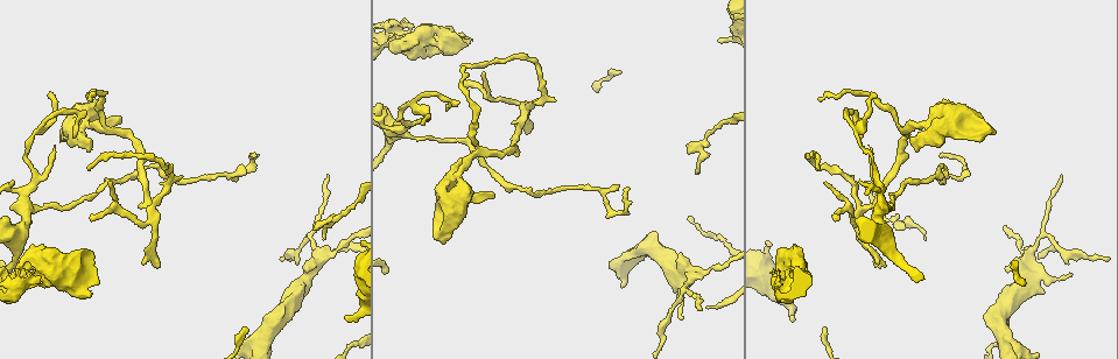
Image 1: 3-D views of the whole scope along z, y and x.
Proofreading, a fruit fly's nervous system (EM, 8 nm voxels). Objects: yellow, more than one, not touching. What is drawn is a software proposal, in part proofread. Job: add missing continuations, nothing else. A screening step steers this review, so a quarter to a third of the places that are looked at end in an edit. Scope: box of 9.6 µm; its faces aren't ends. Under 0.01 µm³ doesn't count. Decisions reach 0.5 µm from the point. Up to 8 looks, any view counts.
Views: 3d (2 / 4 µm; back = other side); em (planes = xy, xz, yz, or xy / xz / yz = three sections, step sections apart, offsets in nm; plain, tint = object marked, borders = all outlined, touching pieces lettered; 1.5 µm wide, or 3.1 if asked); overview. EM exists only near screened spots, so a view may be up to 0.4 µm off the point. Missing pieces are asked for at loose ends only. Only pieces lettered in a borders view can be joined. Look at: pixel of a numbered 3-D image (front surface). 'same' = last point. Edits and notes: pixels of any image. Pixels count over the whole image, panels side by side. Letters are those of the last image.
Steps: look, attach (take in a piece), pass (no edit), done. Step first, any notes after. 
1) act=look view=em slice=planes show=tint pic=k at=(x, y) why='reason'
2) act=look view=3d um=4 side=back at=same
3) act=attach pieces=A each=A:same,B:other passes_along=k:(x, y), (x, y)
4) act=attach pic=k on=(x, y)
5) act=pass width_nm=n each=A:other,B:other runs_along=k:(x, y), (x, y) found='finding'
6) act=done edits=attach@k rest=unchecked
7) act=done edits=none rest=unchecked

act=look view=3d um=4 pic=1 at=(817, 99) why='thin end'

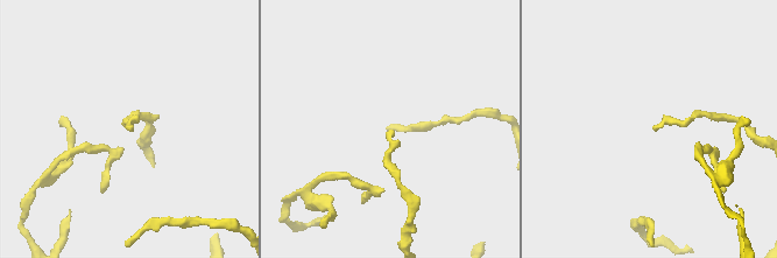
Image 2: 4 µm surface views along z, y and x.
act=look view=em slice=xy step=8 show=tint pic=2 at=(129, 128) why='shape alone is not enough'

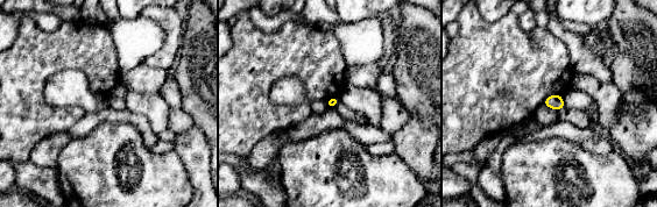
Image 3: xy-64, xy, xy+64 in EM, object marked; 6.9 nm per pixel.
act=look view=em slice=xy step=8 show=borders at=same

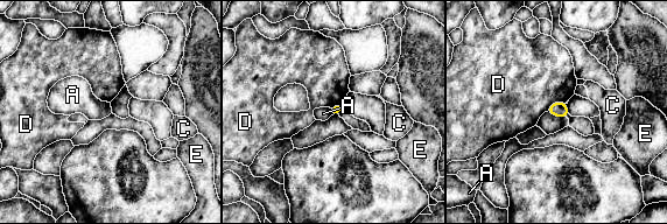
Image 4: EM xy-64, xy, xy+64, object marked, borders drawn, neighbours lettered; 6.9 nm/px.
act=pass each=A:other,C:other,D:other,E:other border=4:(328, 107), (332, 114) found='no lettered piece goes on from it'

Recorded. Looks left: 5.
act=look view=3d um=2 pic=1 at=(53, 252) why='thick end'

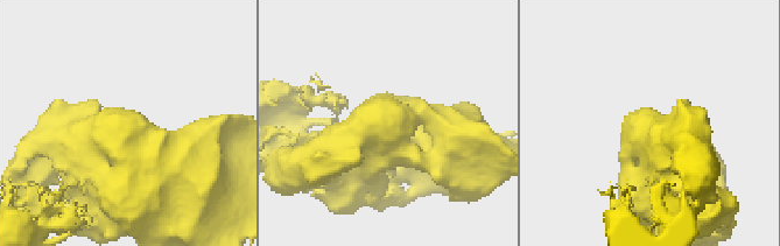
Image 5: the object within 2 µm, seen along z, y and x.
act=look view=em slice=planes show=borders pic=5 at=(137, 126) why='now the EM'

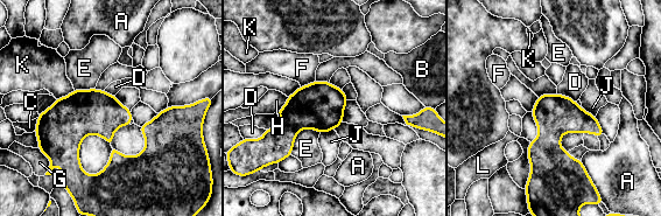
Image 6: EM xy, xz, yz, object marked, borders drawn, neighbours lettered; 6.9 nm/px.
act=pass longest_contact=E:260nm each=A:other,B:other,C:other,D:other,E:other,F:other,G:other,H:other,J:other,K:other,L:other border=6:(557, 92), (570, 97), (575, 102) found='none of them fits'

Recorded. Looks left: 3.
act=look view=3d um=2 pic=1 at=(324, 236) why='branch stops here'

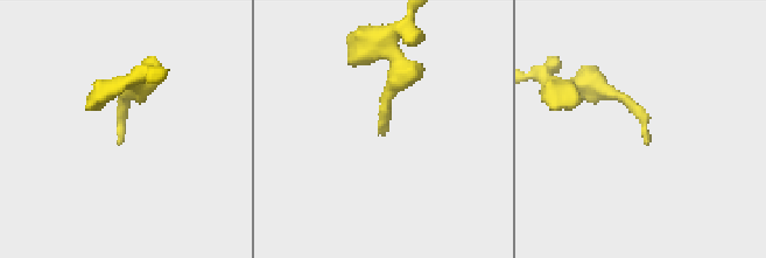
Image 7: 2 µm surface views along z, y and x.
act=look view=em slice=xz step=8 show=borders pic=7 at=(646, 143) why='now the EM'

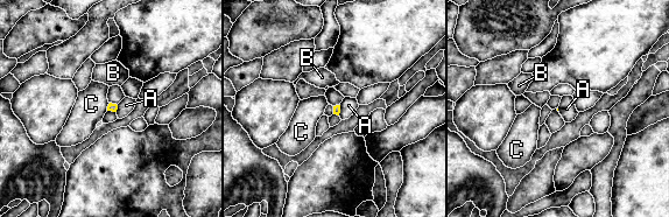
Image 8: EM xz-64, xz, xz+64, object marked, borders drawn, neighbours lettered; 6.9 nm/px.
act=look view=em slice=planes show=borders at=same why='cut it another way'

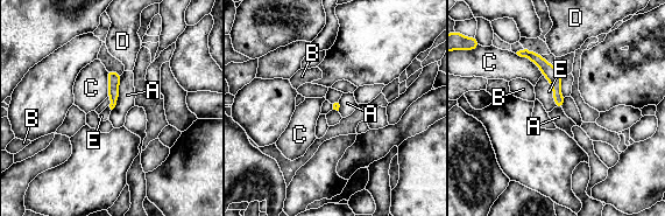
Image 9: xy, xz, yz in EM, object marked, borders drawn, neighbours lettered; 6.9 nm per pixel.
act=pass each=A:other,B:other,C:other,D:other,E:other runs_along=9:(522, 53), (556, 78), (559, 105) found='none of them fits'

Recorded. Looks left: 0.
act=done edits=none rest=unchecked

